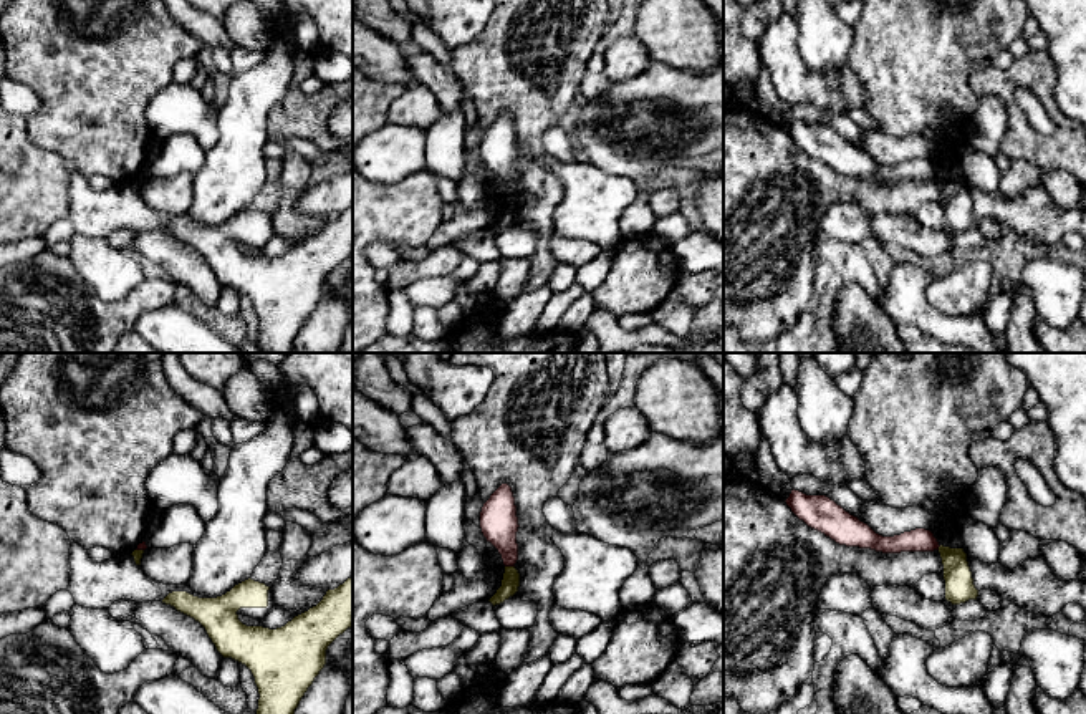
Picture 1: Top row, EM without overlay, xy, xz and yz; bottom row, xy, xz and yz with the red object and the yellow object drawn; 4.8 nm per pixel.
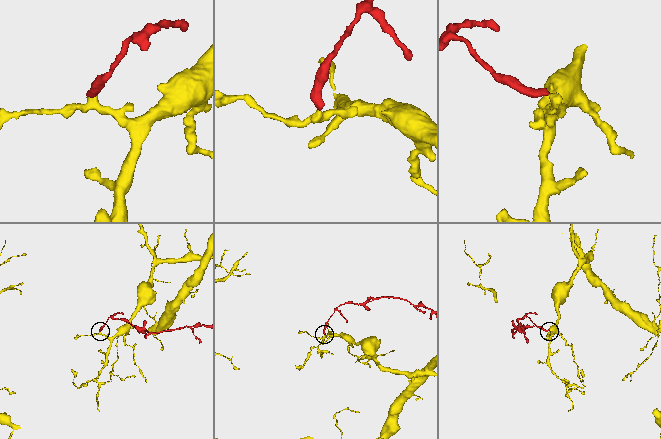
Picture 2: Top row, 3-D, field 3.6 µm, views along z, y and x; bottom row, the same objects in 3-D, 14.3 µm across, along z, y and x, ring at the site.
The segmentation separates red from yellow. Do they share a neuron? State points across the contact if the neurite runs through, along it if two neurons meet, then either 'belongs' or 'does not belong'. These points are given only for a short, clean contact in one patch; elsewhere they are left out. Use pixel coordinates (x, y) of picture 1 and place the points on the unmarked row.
along xz (505, 194), (514, 196) | does not belong

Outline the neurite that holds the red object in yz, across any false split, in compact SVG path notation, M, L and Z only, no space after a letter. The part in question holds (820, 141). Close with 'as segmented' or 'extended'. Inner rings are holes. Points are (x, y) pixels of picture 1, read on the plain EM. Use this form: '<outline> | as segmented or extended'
M793 118L785 131L808 156L839 174L871 177L882 182L934 181L940 176L934 162L925 157L882 166L826 124L806 124Z | as segmented

